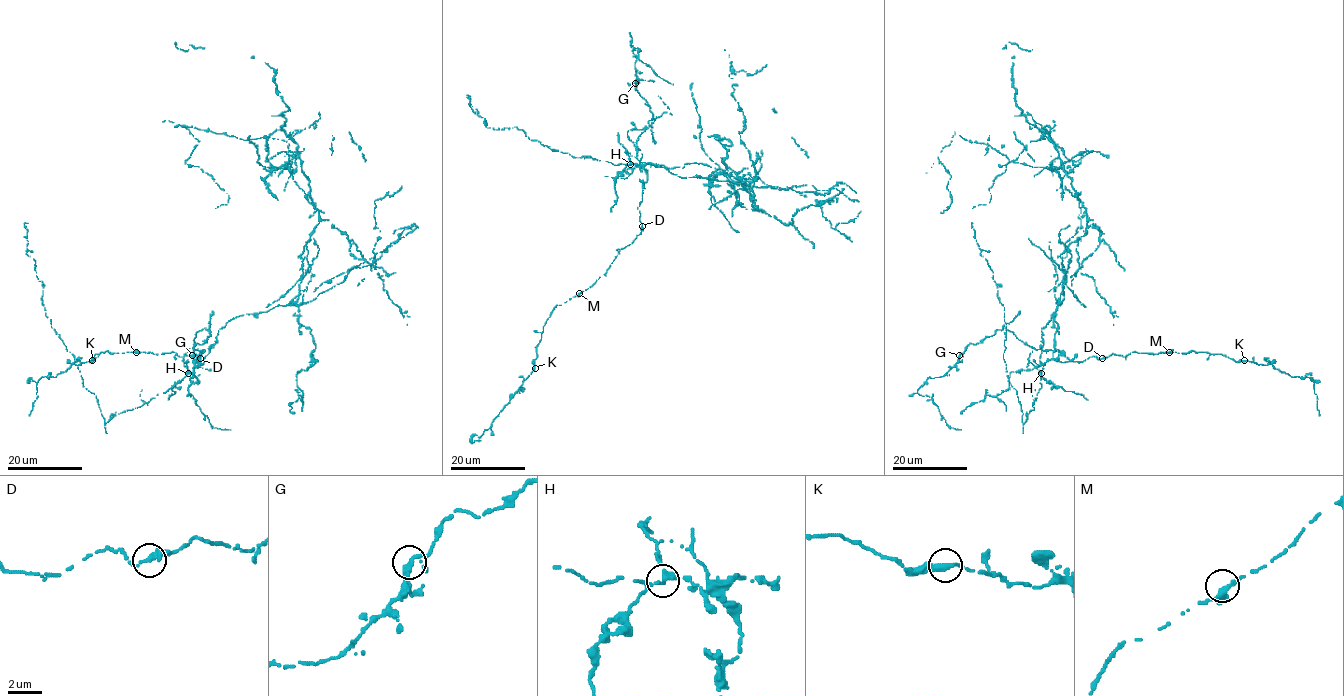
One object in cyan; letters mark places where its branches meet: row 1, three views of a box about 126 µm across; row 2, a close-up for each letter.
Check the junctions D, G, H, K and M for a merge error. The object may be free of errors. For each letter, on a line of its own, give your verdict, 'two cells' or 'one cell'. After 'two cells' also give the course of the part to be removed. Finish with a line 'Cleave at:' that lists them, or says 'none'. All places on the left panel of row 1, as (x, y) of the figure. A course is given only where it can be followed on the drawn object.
D: one cell
G: one cell
H: two cells; course (187, 373), (299, 294), (319, 222), (285, 132), (182, 125), (215, 208)
K: one cell
M: one cell
Cleave at: H

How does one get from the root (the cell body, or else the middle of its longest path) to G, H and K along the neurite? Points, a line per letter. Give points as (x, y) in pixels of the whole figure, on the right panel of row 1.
G: (1054, 314), (1041, 329), (1040, 372), (1028, 359), (1034, 347), (1005, 328), (980, 343), (969, 343), (959, 355)
H: (1054, 314), (1041, 329), (1043, 345), (1040, 362), (1043, 368), (1040, 373)
K: (1054, 314), (1041, 329), (1040, 372), (1028, 359), (1033, 347), (1057, 349), (1079, 362), (1191, 351), (1244, 360)

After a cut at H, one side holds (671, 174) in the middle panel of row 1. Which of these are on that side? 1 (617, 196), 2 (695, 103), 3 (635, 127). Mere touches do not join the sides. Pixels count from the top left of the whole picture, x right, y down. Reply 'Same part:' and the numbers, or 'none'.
Same part: 1, 2, 3

